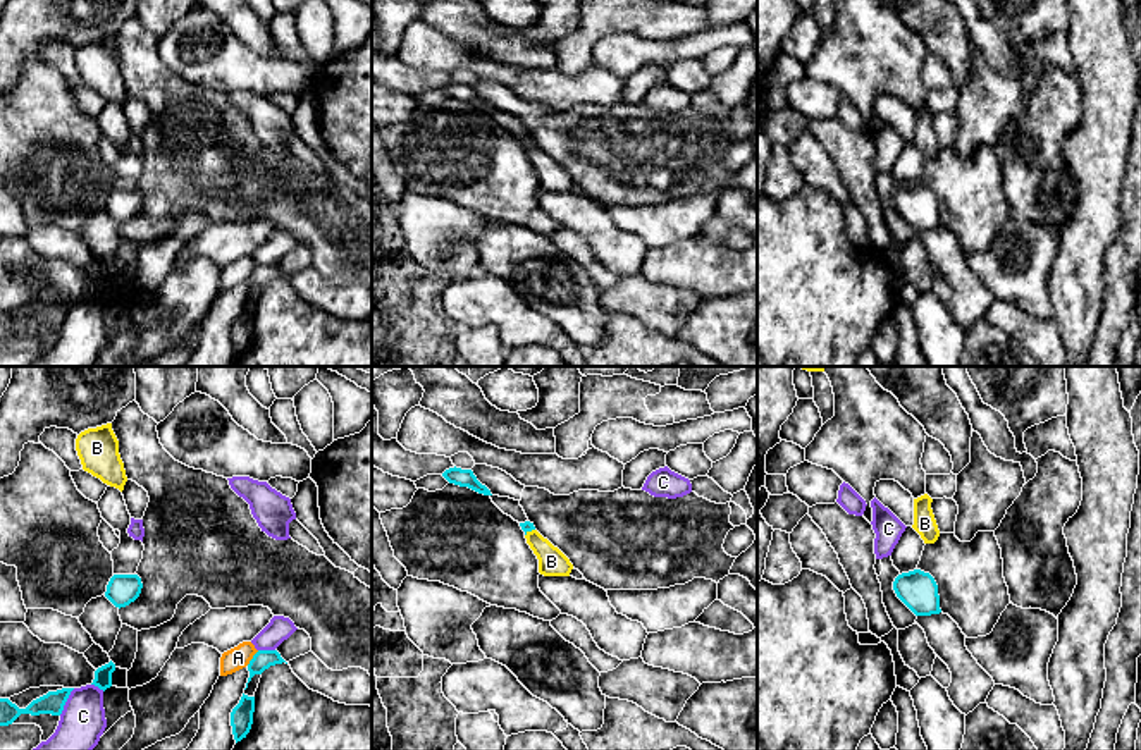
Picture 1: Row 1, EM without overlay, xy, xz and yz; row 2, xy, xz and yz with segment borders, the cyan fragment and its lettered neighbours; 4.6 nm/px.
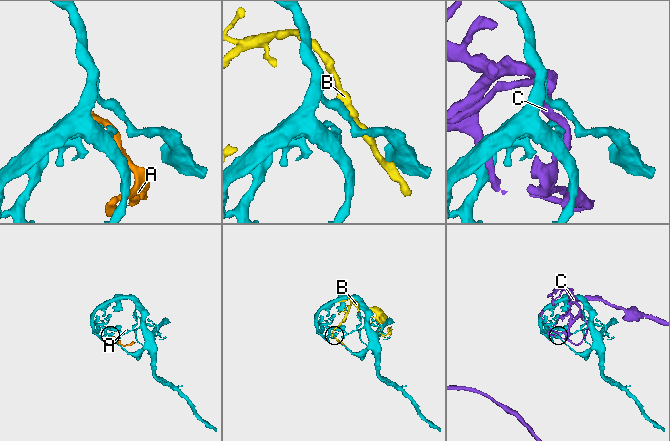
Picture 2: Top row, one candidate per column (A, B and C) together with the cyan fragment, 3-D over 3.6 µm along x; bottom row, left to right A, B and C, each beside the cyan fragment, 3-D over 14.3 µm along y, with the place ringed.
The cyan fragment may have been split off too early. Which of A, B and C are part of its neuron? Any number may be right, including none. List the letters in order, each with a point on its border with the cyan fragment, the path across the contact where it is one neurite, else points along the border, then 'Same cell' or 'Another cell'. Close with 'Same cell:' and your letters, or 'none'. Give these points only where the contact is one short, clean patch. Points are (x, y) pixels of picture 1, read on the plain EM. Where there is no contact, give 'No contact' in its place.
A: Touches cyan at xy (253, 272). Another cell
B: Touches cyan at xz (529, 145). Another cell
C: Touches cyan at xy (66, 315). Another cell
Same cell: none

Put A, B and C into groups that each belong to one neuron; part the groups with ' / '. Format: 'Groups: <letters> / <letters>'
Groups: A / B / C

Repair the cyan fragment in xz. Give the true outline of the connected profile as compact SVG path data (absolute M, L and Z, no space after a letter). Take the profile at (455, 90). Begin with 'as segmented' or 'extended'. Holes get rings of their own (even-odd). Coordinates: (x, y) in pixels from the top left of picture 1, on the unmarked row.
as segmented | M449 83L442 88L442 91L449 96L449 98L454 98L454 100L459 100L459 101L468 101L478 108L484 108L484 110L492 110L490 105L482 100L477 91L473 89L472 84L461 84L461 83Z

